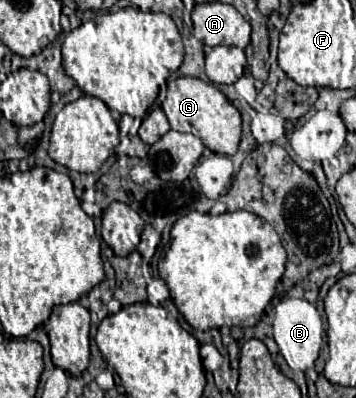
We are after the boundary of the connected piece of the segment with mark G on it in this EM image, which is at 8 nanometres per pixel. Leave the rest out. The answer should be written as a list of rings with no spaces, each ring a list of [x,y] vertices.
[[[195,77],[171,79],[167,85],[167,99],[163,103],[163,111],[173,131],[193,133],[211,151],[235,155],[241,141],[241,115],[215,85]]]

